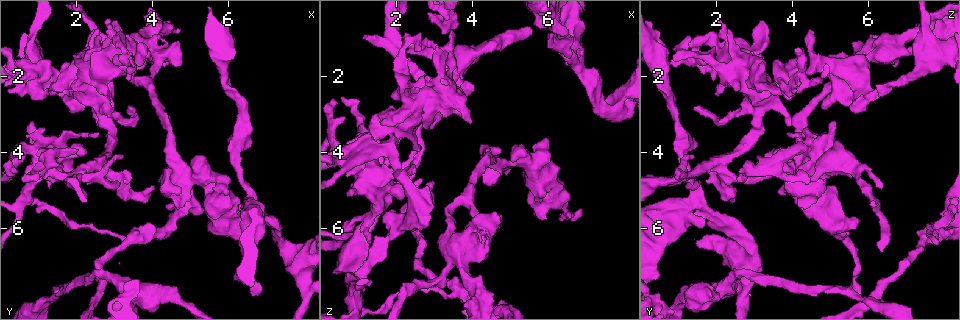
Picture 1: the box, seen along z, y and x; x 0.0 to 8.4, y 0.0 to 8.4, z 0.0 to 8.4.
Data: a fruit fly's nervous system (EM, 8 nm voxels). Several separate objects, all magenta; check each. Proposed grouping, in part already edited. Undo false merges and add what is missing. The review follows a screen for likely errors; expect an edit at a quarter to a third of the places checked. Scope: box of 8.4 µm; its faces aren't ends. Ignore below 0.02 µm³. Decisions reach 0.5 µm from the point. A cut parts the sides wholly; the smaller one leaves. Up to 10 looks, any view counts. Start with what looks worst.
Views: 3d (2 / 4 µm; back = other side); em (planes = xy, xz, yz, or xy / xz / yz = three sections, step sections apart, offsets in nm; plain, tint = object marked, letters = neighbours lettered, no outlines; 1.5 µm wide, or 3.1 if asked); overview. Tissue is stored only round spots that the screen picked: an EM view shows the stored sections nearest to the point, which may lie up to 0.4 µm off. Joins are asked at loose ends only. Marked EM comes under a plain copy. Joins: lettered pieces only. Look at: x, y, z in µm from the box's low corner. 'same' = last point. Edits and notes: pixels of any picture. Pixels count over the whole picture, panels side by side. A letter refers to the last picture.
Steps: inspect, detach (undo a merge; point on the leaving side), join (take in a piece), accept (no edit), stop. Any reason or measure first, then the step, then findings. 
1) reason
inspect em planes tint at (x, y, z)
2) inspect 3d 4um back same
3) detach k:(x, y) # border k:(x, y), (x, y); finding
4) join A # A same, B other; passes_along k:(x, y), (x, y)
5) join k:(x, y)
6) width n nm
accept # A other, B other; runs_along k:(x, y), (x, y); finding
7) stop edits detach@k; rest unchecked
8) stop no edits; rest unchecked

two arms in line, one across
inspect 3d 4um at (3.60, 6.25, 7.55)

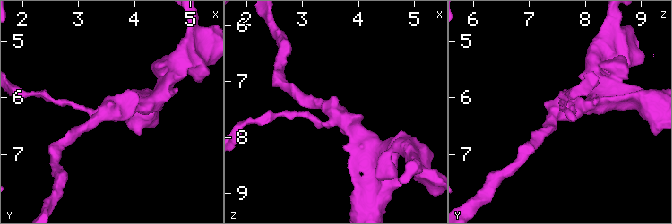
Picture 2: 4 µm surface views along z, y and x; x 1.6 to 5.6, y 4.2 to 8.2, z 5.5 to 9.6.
arms 3; shape alone is not enough
inspect em planes letters at (3.55, 6.25, 7.65)

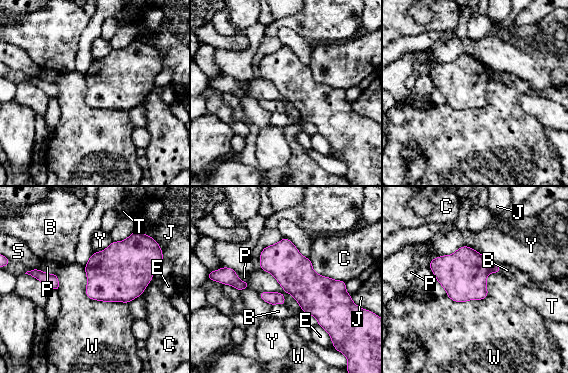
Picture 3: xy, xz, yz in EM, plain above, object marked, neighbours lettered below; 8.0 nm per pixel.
width 300 nm
detach 3:(493, 267) # B other, C other, E other, J other, P other, S other, T other, W other, Y other; two cells meet here

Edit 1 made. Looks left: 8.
inspect overview

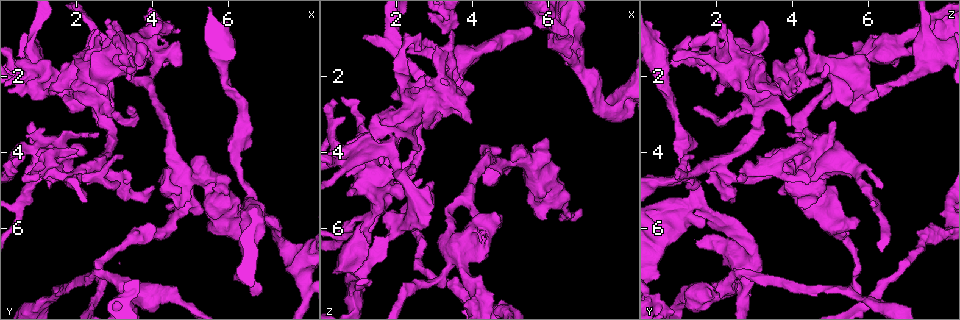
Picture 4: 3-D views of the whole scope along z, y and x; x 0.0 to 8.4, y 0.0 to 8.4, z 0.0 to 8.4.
inspect 3d 2um at (4.40, 1.65, 6.75)

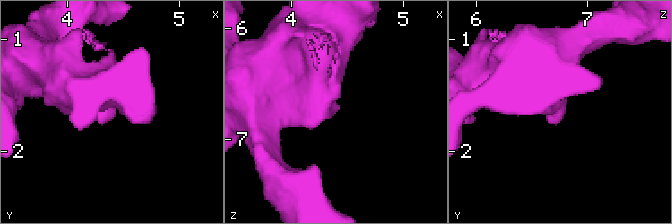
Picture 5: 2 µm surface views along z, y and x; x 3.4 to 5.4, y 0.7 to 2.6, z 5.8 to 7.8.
now the EM
inspect em xy step 8 letters at (4.38, 1.70, 6.74)

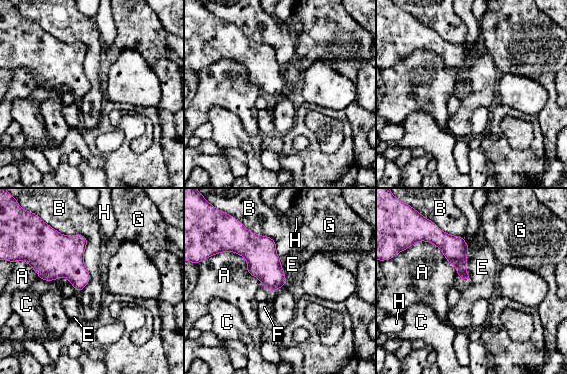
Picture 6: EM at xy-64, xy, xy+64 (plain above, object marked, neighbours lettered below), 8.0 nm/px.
longest_contact B 600 nm
accept # A other, B other, C other, E other, F other, G other, H other; no lettered piece goes on from it

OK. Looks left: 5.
tapers out
inspect 3d 2um at (6.65, 7.70, 5.80)

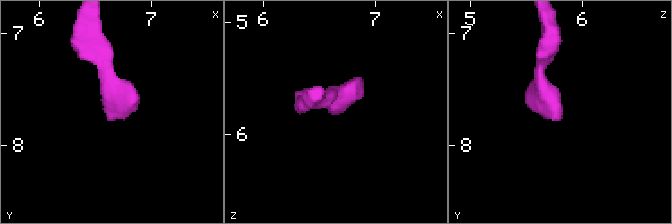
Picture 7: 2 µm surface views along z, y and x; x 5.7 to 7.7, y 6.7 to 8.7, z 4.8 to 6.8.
need the tissue
inspect em yz step 8 tint at (6.68, 7.70, 5.78)

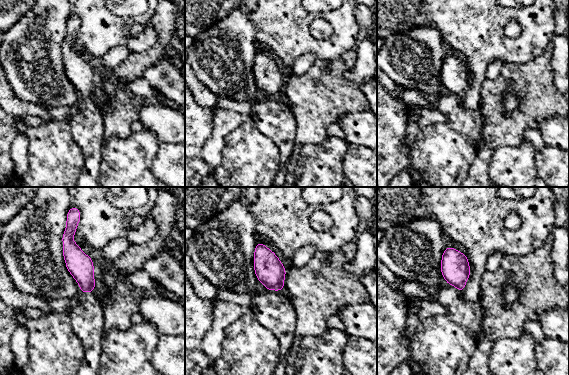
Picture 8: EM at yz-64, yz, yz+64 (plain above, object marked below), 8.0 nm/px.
another direction
inspect em planes letters same

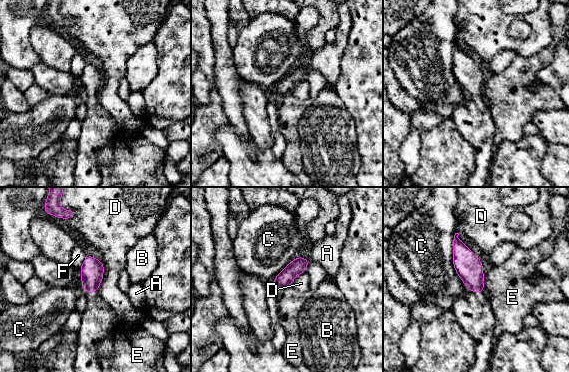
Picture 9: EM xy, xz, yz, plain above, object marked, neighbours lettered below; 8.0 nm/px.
accept # A other, B other, C other, D other, E other, F other; border 9:(484, 277), (483, 291); no lettered piece goes on from it

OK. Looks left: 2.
free end
inspect em yz step 4 letters at (2.50, 0.85, 4.35)

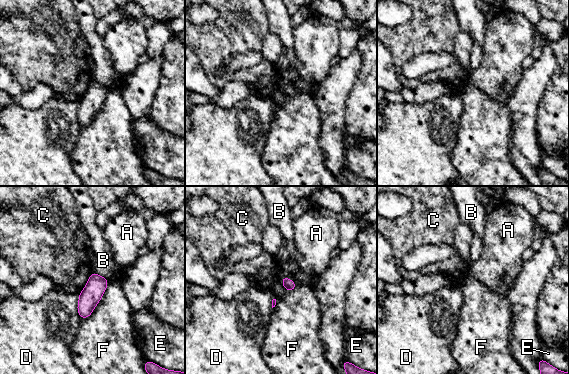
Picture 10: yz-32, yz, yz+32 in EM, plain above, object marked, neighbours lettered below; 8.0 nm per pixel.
longest_contact F 380 nm
accept # A other, B other, C other, D other, E other, F other; none of them fits

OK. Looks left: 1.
stop edits detach@3; rest unchecked

